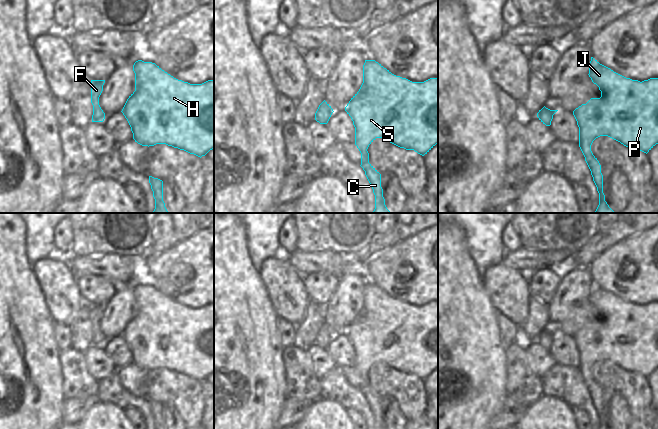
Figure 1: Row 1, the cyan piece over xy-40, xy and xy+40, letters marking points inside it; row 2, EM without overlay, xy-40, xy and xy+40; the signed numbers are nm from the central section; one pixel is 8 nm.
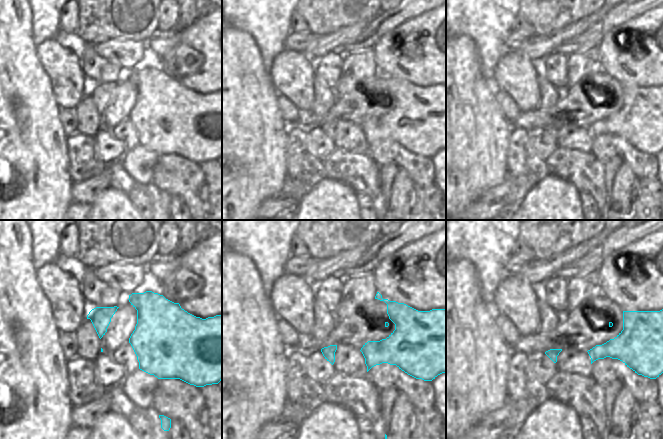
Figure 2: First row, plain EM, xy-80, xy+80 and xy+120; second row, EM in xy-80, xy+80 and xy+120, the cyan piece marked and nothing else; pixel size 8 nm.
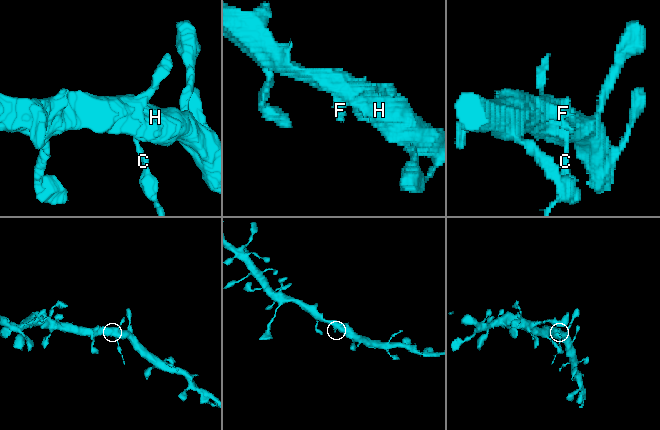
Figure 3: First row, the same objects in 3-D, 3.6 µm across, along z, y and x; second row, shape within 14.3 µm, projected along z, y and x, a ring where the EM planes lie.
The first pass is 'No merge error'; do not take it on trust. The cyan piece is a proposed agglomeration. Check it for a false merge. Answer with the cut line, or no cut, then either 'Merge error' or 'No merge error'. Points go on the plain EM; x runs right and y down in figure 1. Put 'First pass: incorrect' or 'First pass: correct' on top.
First pass: correct
No split. No merge error

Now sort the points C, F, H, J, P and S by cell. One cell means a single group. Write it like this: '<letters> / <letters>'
C F H J P S

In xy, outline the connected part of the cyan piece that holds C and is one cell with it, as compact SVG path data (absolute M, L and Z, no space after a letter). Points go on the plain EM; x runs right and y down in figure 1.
M365 284L365 287L363 289L363 307L359 315L351 322L351 324L345 331L345 335L351 341L353 345L353 349L355 351L355 369L357 370L357 372L359 373L361 377L361 389L360 390L365 395L365 399L373 413L373 417L375 419L375 429L385 429L385 423L383 421L383 413L381 411L381 398L369 387L369 377L367 373L369 369L376 362L382 362L400 372L404 372L406 374L414 374L418 378L424 380L436 368L438 368L438 302L430 302L424 306L412 306L406 302L402 302L400 300L396 300L392 298L389 294L384 292L381 288L379 288L375 284Z

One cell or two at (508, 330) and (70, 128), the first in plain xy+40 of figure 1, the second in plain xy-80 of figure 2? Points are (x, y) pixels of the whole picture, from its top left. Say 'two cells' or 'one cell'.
one cell

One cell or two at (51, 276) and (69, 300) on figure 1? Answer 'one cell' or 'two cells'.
one cell

